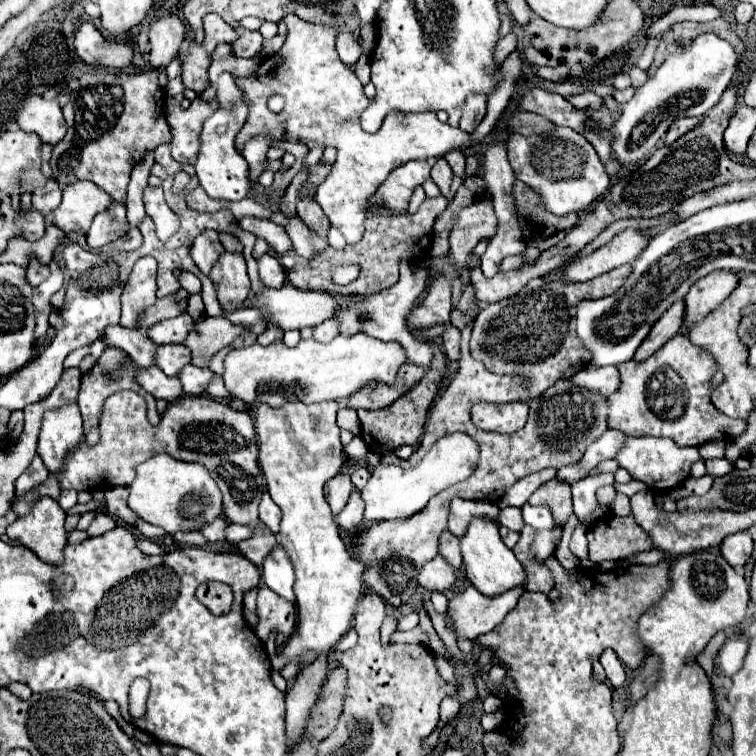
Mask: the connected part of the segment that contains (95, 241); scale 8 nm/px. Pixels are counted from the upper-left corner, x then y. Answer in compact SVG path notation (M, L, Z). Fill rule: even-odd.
M112 202L108 210L100 212L94 220L92 226L86 234L86 242L92 250L100 250L102 246L122 238L130 230L130 224L126 220L126 206Z

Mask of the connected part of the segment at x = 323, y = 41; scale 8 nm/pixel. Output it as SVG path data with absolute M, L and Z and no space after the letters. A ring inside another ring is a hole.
M288 14L284 18L286 26L288 26L288 36L286 36L286 42L284 46L264 58L260 62L260 66L256 68L256 72L252 72L250 76L246 78L240 78L236 74L232 74L236 78L236 86L240 86L244 90L244 98L248 98L248 104L252 106L252 110L248 110L248 122L244 122L240 134L236 136L236 148L240 150L242 154L242 148L244 148L244 142L248 142L248 138L254 138L256 134L264 134L264 130L274 130L276 126L284 124L284 140L288 142L300 142L300 144L306 144L310 150L316 148L316 146L332 146L338 150L338 158L336 158L336 166L330 170L330 174L326 176L326 180L314 188L300 188L300 196L302 198L308 198L312 196L320 208L324 210L324 214L328 216L328 220L340 228L340 232L344 234L346 242L348 244L354 244L362 238L364 234L364 218L366 218L366 200L372 192L376 192L376 188L388 178L388 174L400 166L400 164L406 164L408 160L414 160L414 158L432 158L432 156L444 156L452 150L460 150L460 146L464 142L480 142L484 140L492 128L495 128L500 118L503 116L504 110L507 109L509 101L516 93L516 81L520 76L520 66L524 60L520 58L518 50L514 50L506 60L504 60L501 68L504 80L496 87L496 90L488 96L487 111L482 120L482 124L478 126L478 130L474 134L466 134L462 132L460 128L452 128L448 124L442 124L434 112L396 112L392 110L380 130L376 134L368 134L360 128L360 118L358 118L358 112L356 110L364 110L370 106L370 98L366 98L364 94L364 88L360 84L360 80L356 78L354 70L346 64L342 64L342 60L338 58L336 54L336 48L334 48L334 40L336 40L336 28L332 26L322 26L322 24L310 24L294 14ZM270 94L282 94L286 98L286 106L282 110L282 114L272 114L268 108L266 108L266 100Z

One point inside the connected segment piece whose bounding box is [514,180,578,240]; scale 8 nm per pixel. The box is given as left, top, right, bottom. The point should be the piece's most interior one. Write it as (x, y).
(536, 222)

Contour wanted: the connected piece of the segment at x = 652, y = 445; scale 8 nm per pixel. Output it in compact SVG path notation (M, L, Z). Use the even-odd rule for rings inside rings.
M628 438L626 446L616 456L620 468L628 470L634 480L644 482L652 492L664 492L676 488L690 476L690 468L694 462L700 460L698 448L680 448L668 438Z

